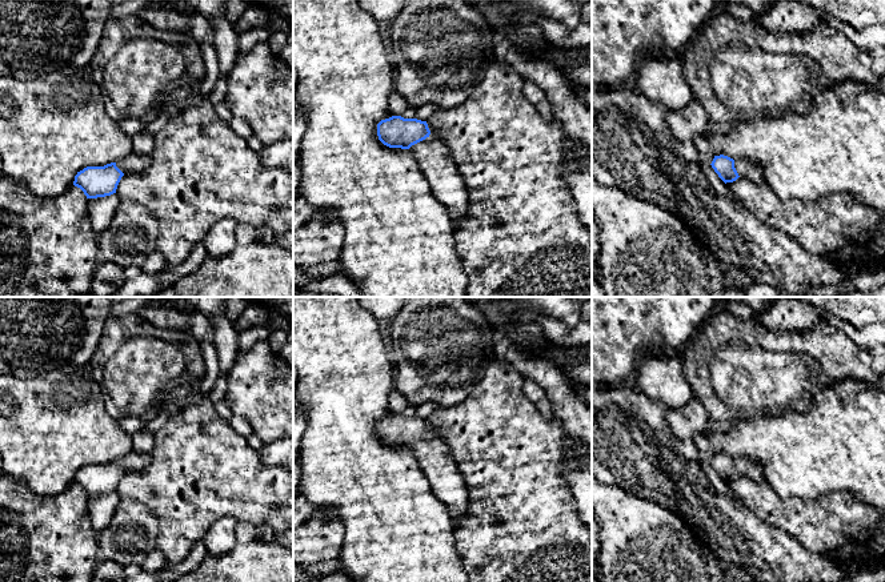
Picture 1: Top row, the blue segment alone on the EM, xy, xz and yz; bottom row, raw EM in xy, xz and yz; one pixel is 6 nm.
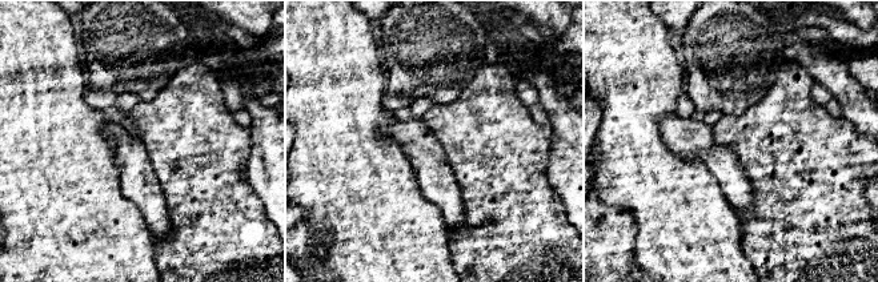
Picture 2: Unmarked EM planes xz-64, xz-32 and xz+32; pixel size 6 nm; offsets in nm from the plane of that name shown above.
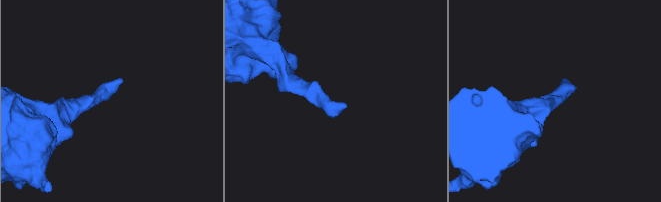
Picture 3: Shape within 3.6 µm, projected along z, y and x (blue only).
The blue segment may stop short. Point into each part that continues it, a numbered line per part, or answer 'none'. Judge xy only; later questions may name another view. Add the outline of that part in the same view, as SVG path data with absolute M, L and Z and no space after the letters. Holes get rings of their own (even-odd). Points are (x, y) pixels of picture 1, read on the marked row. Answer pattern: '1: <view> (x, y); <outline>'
1: xy (133, 163); M132 152L127 157L116 161L116 166L124 173L136 173L143 172L148 168L151 164L151 156L149 154L141 154Z

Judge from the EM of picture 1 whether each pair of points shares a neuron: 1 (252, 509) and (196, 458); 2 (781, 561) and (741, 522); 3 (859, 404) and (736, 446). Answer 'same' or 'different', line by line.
1: same
2: same
3: same

